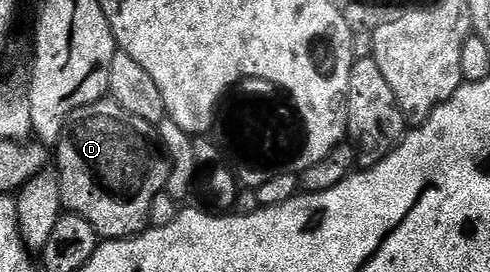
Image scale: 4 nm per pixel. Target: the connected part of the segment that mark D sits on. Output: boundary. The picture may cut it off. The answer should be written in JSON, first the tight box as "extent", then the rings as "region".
{"extent":[57,100,173,240],"region":[[[110,100],[94,102],[67,117],[67,126],[57,147],[57,177],[63,209],[89,220],[100,239],[122,240],[144,233],[153,200],[168,189],[173,166],[161,145],[161,134],[155,130],[158,129],[152,123],[142,122]]]}

